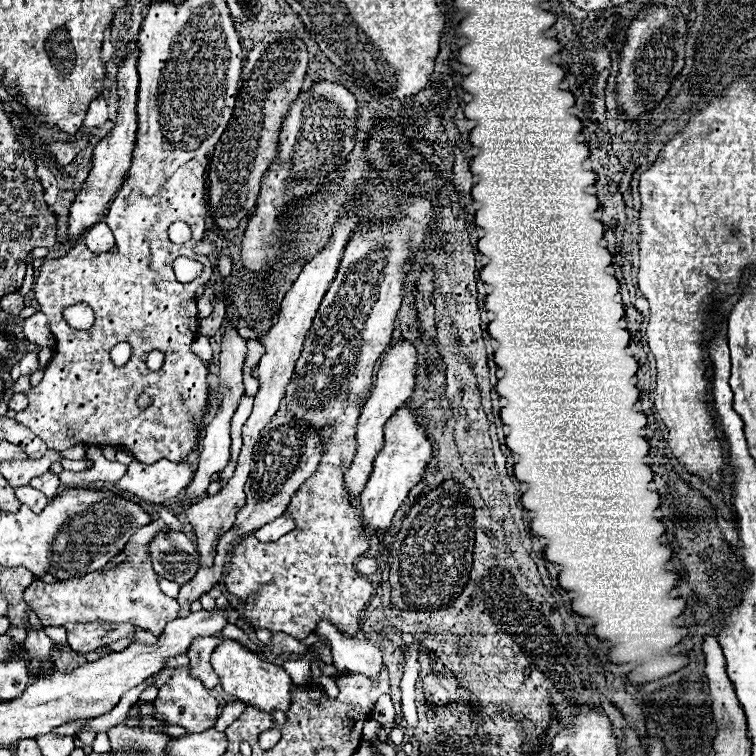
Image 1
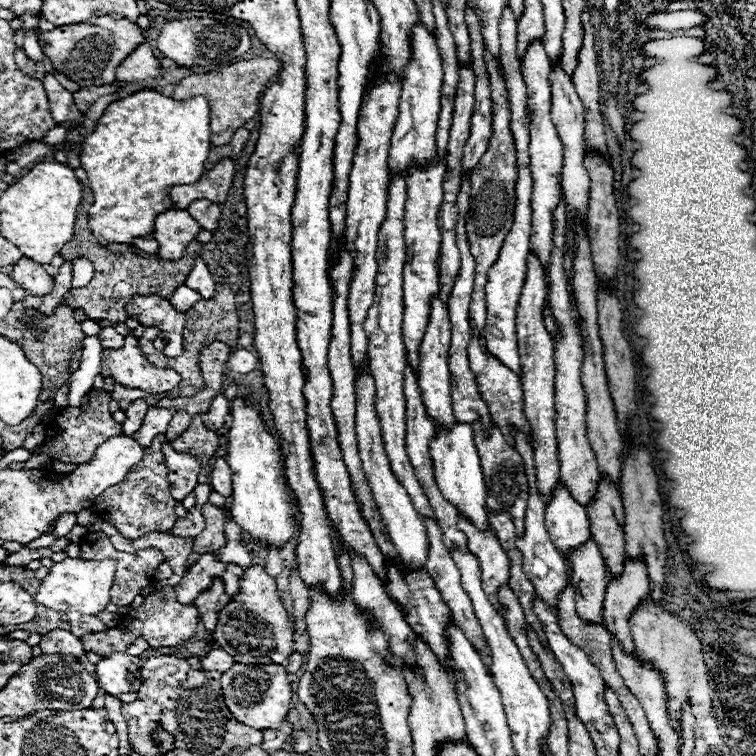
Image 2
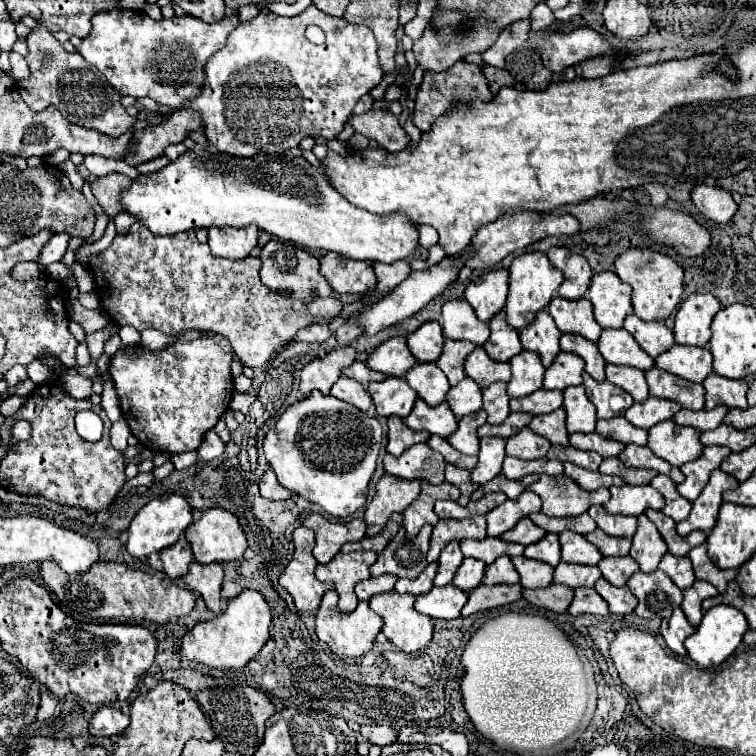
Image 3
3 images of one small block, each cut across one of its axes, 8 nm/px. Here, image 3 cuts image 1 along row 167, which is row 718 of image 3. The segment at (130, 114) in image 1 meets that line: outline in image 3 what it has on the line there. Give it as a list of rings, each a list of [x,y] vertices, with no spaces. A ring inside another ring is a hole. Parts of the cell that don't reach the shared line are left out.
[[[102,706],[90,720],[90,734],[94,736],[116,736],[122,734],[130,724],[130,718],[114,706]]]

